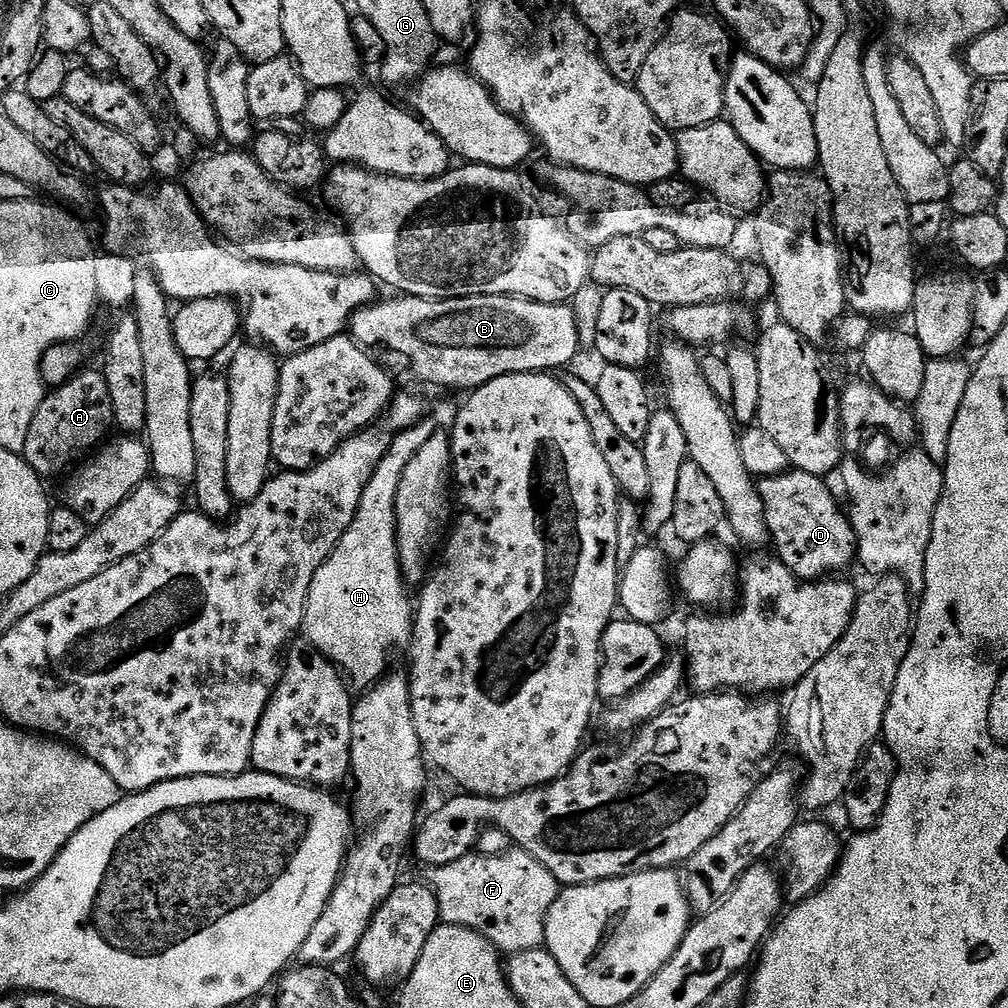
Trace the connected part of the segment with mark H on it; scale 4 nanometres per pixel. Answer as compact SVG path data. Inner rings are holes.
M365 487L360 503L348 521L348 529L341 534L340 541L332 548L332 553L329 556L327 553L317 563L316 571L308 581L302 632L303 635L308 635L305 636L307 643L313 644L337 668L347 673L350 680L352 675L353 685L356 683L371 686L381 679L380 675L388 664L388 651L399 640L409 639L414 623L414 608L411 603L408 605L408 596L404 593L406 577L400 570L400 553L396 547L393 489Z

